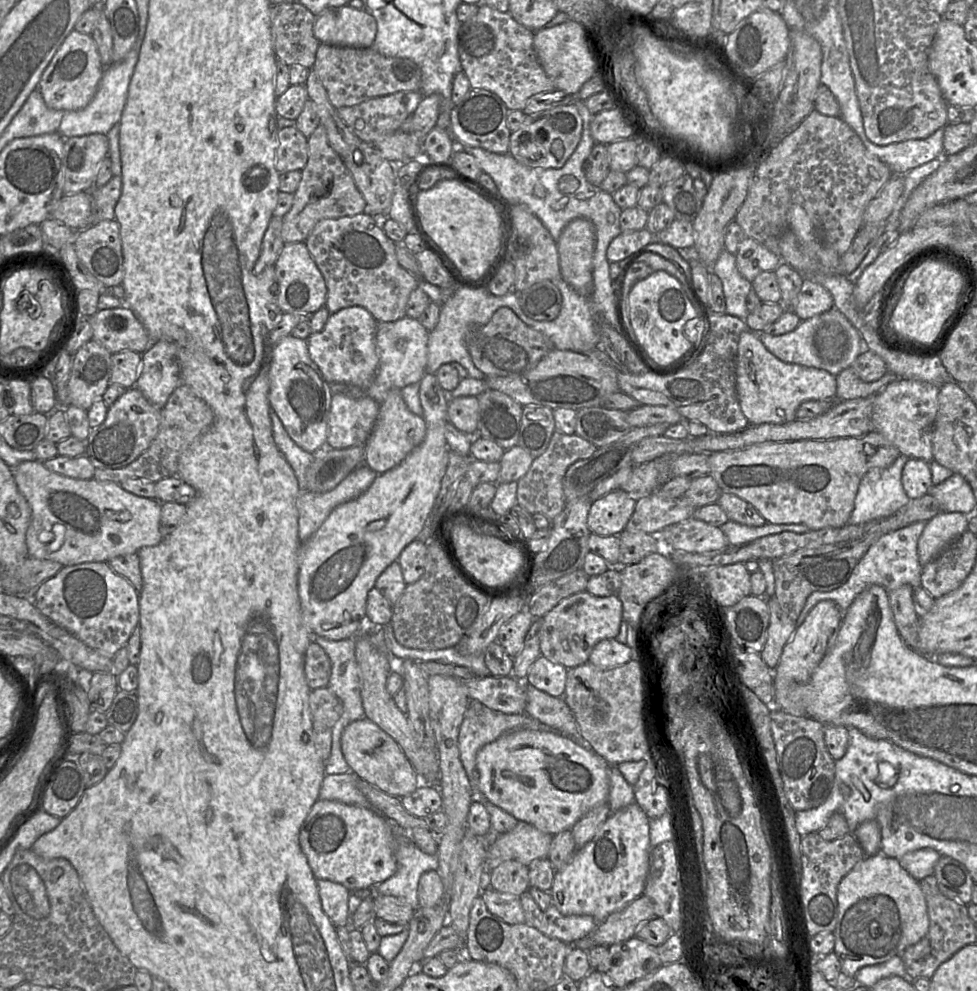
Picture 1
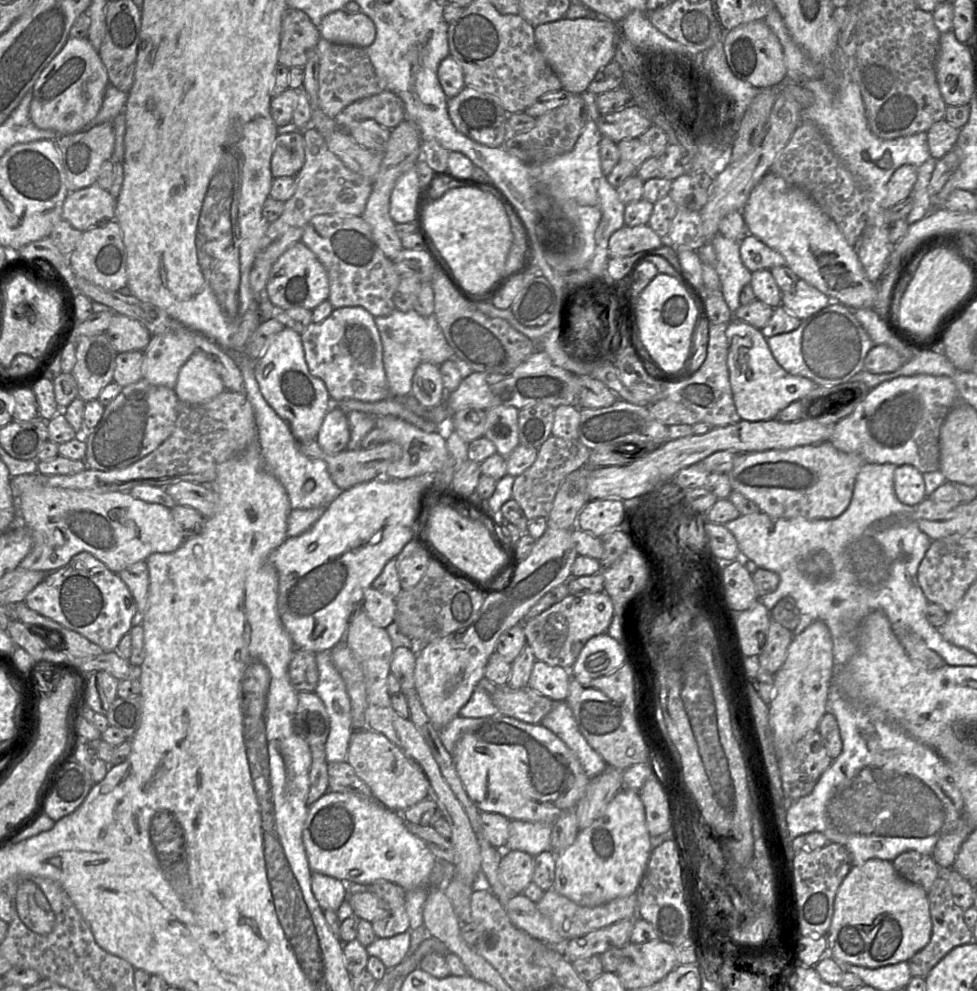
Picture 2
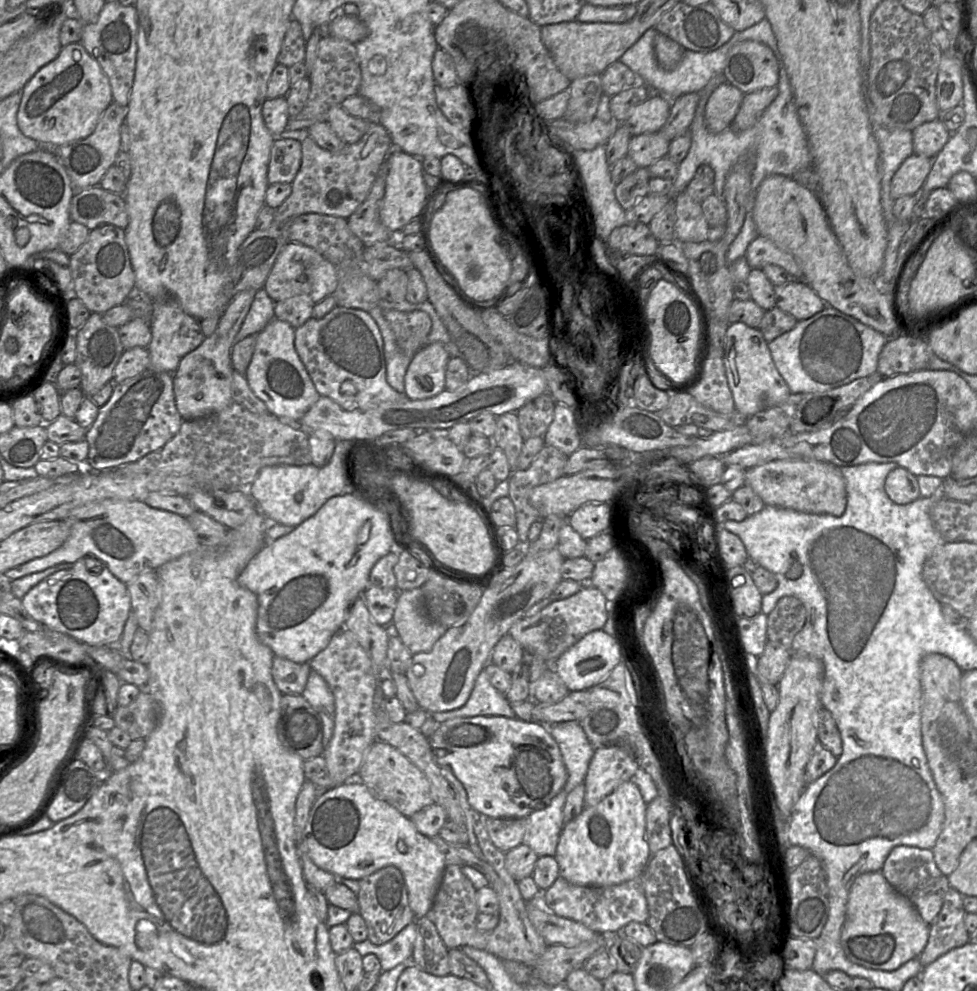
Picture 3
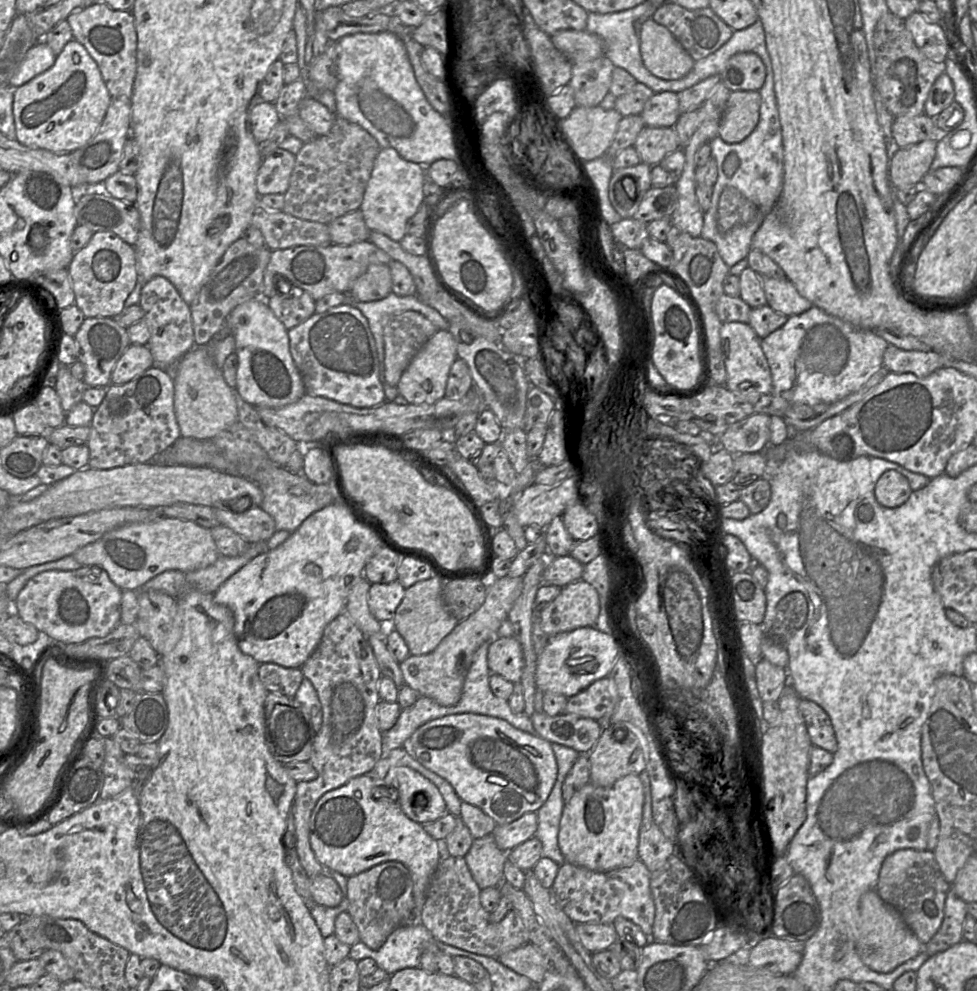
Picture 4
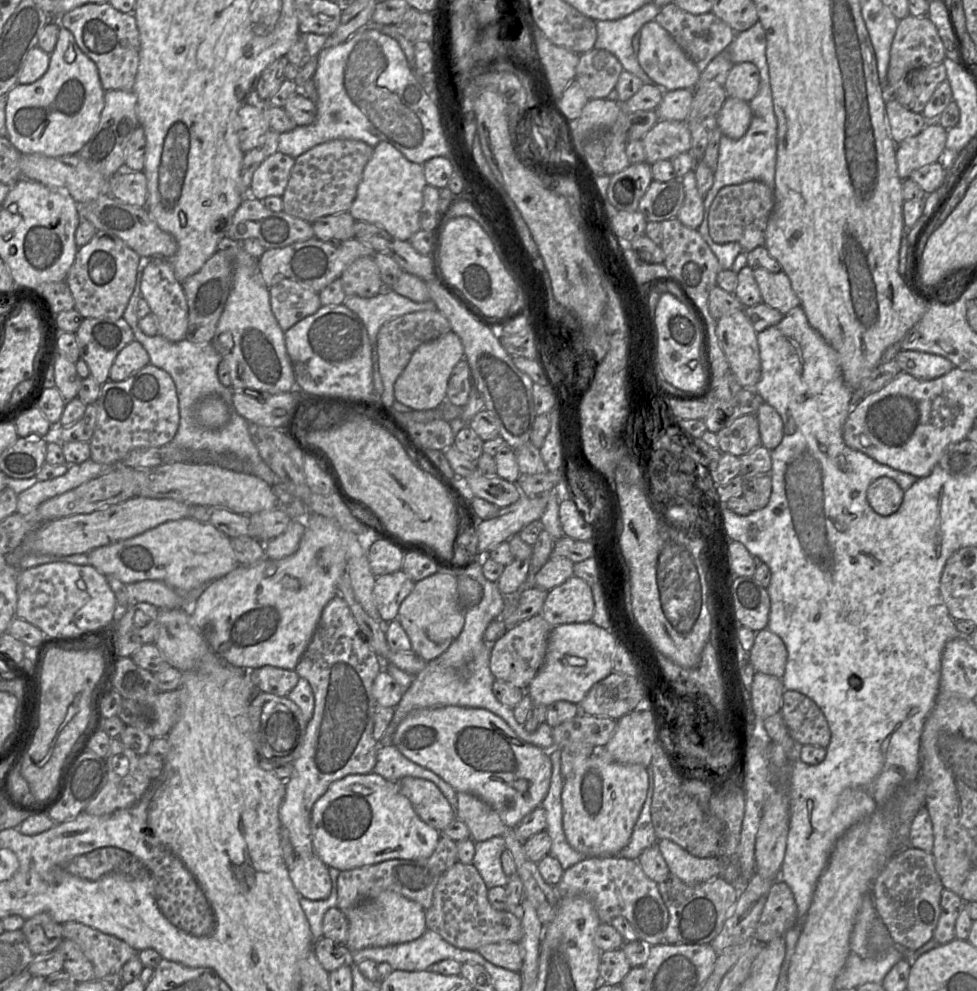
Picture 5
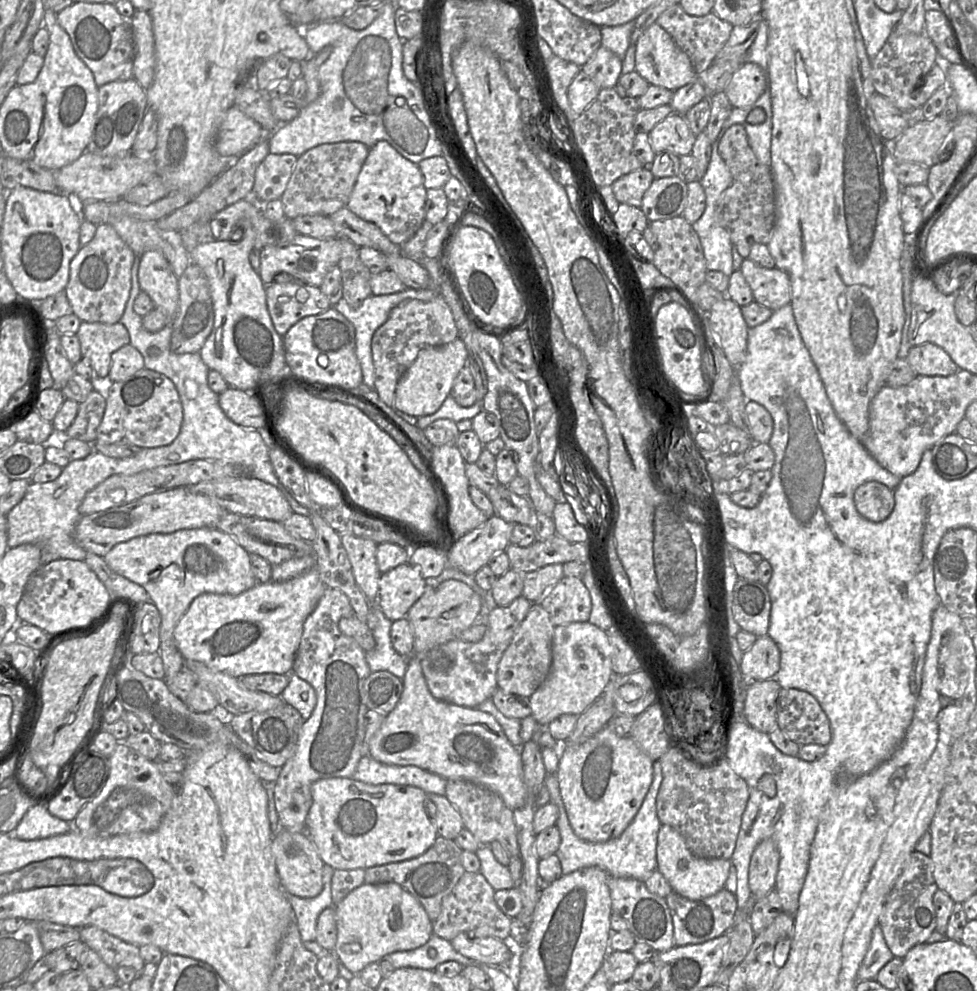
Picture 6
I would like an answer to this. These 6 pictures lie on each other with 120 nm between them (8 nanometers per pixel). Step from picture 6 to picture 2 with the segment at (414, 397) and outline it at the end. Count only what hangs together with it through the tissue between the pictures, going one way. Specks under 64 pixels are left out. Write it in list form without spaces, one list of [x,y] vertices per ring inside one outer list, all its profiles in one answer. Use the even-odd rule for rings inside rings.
[[[420,363],[413,375],[411,394],[424,407],[433,408],[444,400],[446,393],[439,365]]]

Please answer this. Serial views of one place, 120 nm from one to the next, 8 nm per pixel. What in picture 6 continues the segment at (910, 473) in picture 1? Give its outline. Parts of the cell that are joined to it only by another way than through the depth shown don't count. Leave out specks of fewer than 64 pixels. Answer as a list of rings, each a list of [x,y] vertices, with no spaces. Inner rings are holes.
[[[869,481],[857,487],[853,500],[859,514],[876,523],[887,519],[895,505],[894,491],[876,481]]]

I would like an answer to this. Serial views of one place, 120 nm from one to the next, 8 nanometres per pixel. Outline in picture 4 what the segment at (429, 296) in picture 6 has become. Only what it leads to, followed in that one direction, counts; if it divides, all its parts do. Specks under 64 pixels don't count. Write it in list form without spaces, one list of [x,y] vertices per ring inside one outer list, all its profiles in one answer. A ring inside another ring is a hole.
[[[391,292],[381,300],[368,302],[351,300],[350,303],[359,309],[368,320],[377,349],[379,378],[383,385],[386,400],[393,401],[399,393],[397,387],[391,386],[385,379],[384,361],[384,328],[390,317],[404,311],[417,311],[430,320],[439,330],[447,330],[449,322],[436,309],[423,303],[417,295],[398,296]]]

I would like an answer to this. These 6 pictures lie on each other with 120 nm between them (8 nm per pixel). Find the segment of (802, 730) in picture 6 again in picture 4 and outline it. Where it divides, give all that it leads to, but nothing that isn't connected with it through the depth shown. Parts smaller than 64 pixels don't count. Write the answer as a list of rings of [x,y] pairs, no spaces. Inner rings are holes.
[[[800,698],[798,705],[802,714],[812,745],[830,753],[837,750],[835,732],[828,714],[817,703]]]

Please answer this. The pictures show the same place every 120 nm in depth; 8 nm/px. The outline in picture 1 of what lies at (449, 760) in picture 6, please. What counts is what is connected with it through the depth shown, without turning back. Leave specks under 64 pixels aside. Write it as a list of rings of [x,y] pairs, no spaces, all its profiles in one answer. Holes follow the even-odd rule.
[[[538,730],[507,732],[483,746],[476,756],[478,789],[493,805],[539,831],[556,835],[571,830],[574,824],[593,808],[608,803],[608,763],[590,748],[577,744],[560,733]]]

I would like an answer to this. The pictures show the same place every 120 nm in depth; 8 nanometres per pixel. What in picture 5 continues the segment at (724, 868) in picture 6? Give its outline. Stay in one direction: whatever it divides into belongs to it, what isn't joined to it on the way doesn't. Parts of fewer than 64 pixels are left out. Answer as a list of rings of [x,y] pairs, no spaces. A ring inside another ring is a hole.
[[[668,839],[658,840],[659,850],[671,874],[686,884],[706,882],[723,871],[723,861],[718,857],[698,858]]]

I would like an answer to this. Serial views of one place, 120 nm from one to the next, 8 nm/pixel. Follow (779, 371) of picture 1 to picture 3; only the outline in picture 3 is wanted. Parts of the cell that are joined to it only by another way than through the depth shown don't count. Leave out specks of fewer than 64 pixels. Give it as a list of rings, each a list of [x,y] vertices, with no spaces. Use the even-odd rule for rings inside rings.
[[[742,322],[729,324],[724,338],[723,361],[735,409],[743,417],[750,417],[765,408],[780,404],[791,394],[773,362],[768,343],[758,328],[749,327]]]

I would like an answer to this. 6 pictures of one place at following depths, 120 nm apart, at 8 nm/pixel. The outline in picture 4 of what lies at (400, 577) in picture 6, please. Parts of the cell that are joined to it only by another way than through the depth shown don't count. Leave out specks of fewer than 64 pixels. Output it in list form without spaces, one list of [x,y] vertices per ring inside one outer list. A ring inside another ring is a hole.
[[[397,581],[372,584],[368,592],[371,614],[380,622],[392,620],[396,609],[404,598],[406,589]]]

